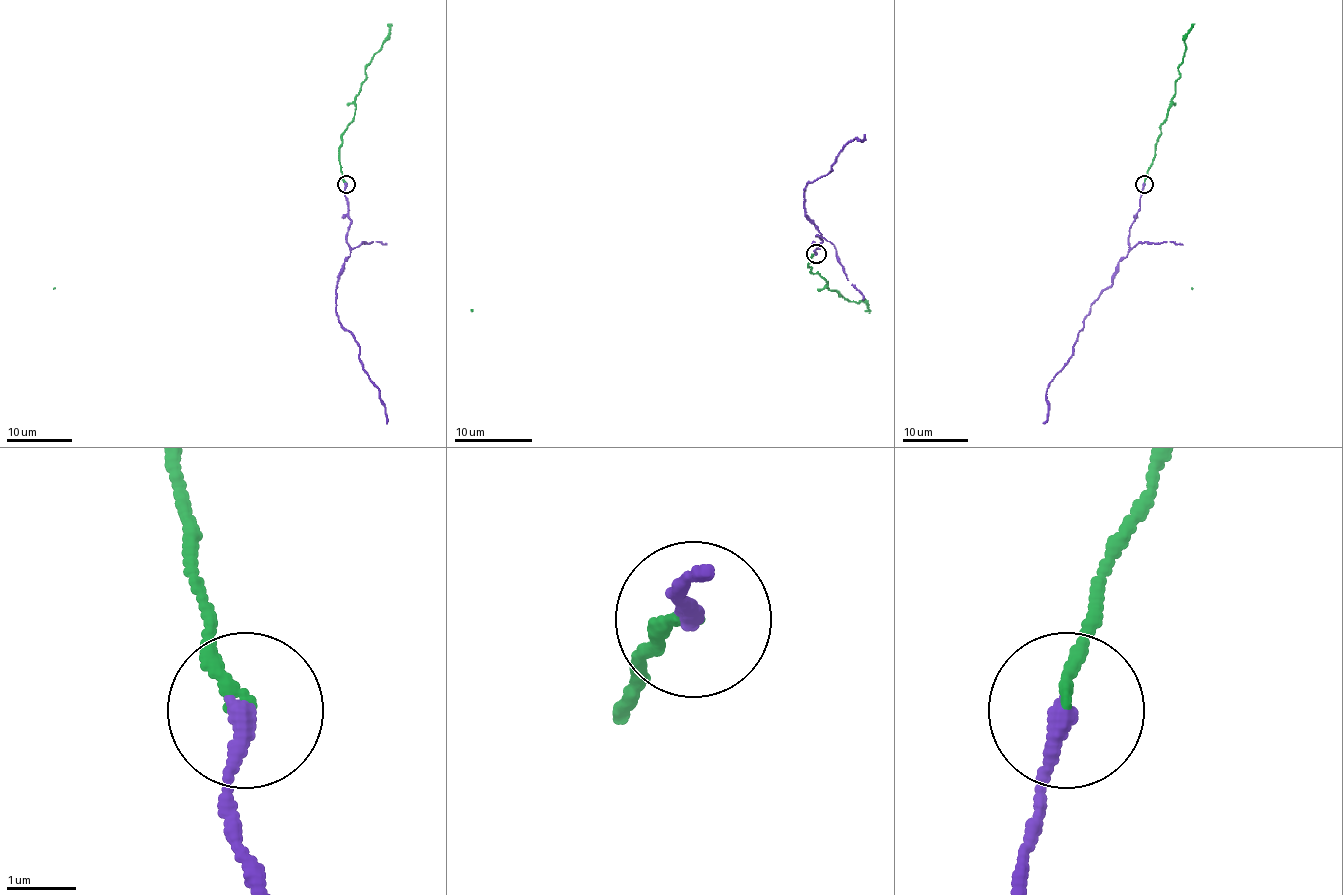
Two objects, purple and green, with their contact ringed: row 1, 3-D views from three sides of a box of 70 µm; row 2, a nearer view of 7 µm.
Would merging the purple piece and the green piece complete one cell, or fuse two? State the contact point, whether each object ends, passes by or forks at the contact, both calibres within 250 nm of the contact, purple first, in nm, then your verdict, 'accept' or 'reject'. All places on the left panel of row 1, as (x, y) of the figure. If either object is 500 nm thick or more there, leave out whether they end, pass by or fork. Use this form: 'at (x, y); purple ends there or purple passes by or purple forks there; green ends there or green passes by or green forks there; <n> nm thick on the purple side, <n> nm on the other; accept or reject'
at (346, 184); purple ends there; green ends there; 260 nm thick on the purple side, 190 nm on the other; accept

